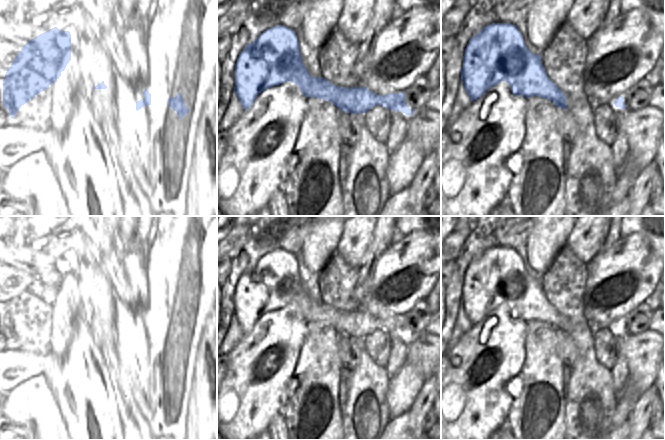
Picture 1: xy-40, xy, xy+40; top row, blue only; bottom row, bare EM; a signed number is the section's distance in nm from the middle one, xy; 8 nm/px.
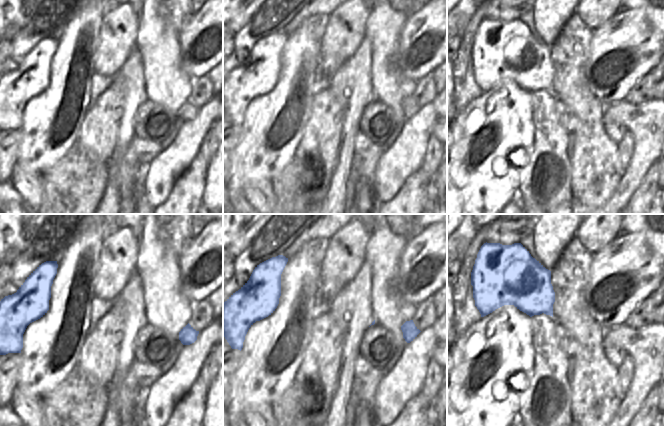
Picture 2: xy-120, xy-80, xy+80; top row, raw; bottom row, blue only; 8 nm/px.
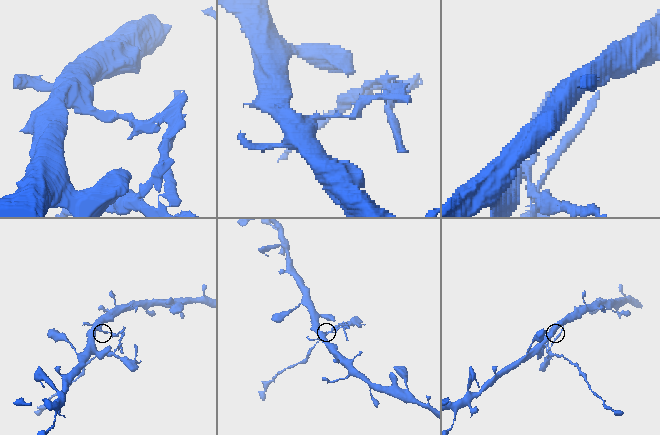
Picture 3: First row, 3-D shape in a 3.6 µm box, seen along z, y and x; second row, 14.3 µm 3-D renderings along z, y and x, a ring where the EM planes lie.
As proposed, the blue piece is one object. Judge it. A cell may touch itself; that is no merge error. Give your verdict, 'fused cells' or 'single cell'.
fused cells

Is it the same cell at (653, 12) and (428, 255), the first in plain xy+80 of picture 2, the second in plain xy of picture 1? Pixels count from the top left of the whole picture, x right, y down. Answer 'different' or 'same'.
different

